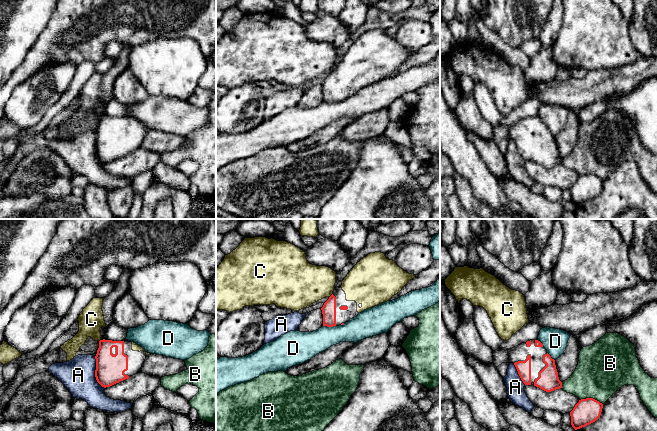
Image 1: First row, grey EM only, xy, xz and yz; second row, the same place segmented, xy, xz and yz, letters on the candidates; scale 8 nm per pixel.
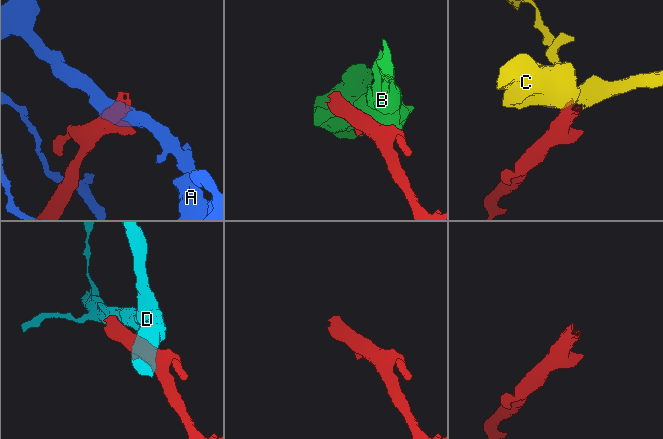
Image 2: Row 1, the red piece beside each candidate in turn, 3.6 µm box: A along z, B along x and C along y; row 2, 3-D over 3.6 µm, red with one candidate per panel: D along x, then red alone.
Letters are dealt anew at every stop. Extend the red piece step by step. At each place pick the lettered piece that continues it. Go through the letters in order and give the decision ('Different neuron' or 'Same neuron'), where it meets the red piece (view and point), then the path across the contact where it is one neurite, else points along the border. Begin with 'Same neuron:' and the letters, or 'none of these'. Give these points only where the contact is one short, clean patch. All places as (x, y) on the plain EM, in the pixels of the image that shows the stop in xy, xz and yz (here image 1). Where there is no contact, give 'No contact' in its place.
Same neuron: C
A: Different neuron. Touches red at xy (95, 148). Boundary: xy (94, 132), (95, 155), (104, 164)
B: Different neuron. Touches red at yz (591, 174)
C: Same neuron. Touches red at xz (331, 71). Path across: xz (329, 84), (331, 71), (320, 60), (302, 60)
D: Different neuron. Touches red at xz (329, 102). Boundary: xz (323, 101), (335, 102)

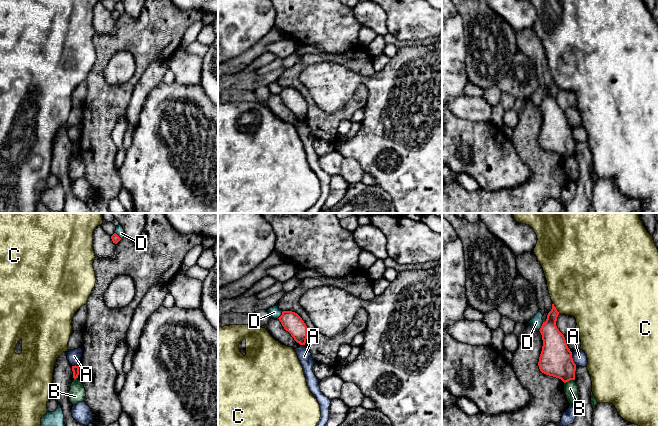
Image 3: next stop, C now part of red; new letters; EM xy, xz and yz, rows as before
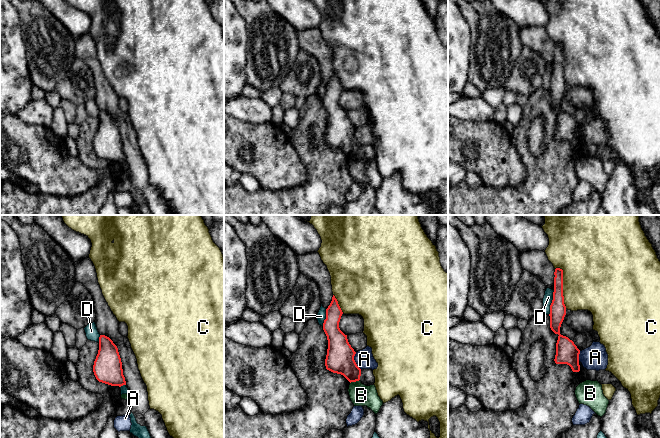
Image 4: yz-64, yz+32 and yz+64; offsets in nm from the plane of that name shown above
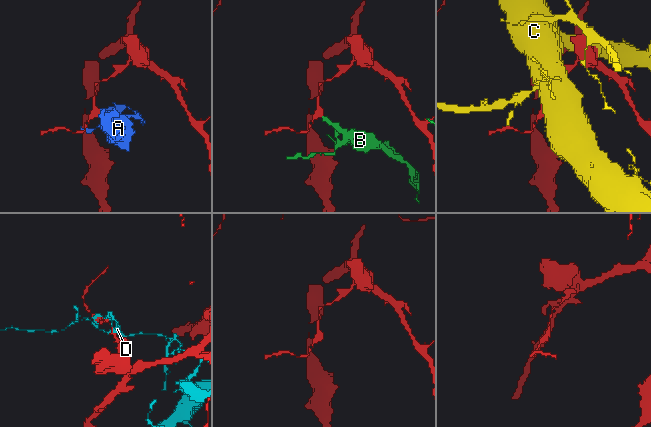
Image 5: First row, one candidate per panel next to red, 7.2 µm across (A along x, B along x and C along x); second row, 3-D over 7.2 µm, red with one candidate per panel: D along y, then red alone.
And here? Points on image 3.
Same neuron: none of these
A: Different neuron. Touches red at yz (572, 135). Boundary: yz (571, 129), (572, 136), (576, 140)
B: Different neuron. Touches red at yz (569, 156). Boundary: yz (574, 155), (564, 159)
C: Different neuron. Touches red at yz (555, 84)
D: Different neuron. Touches red at yz (541, 102)

